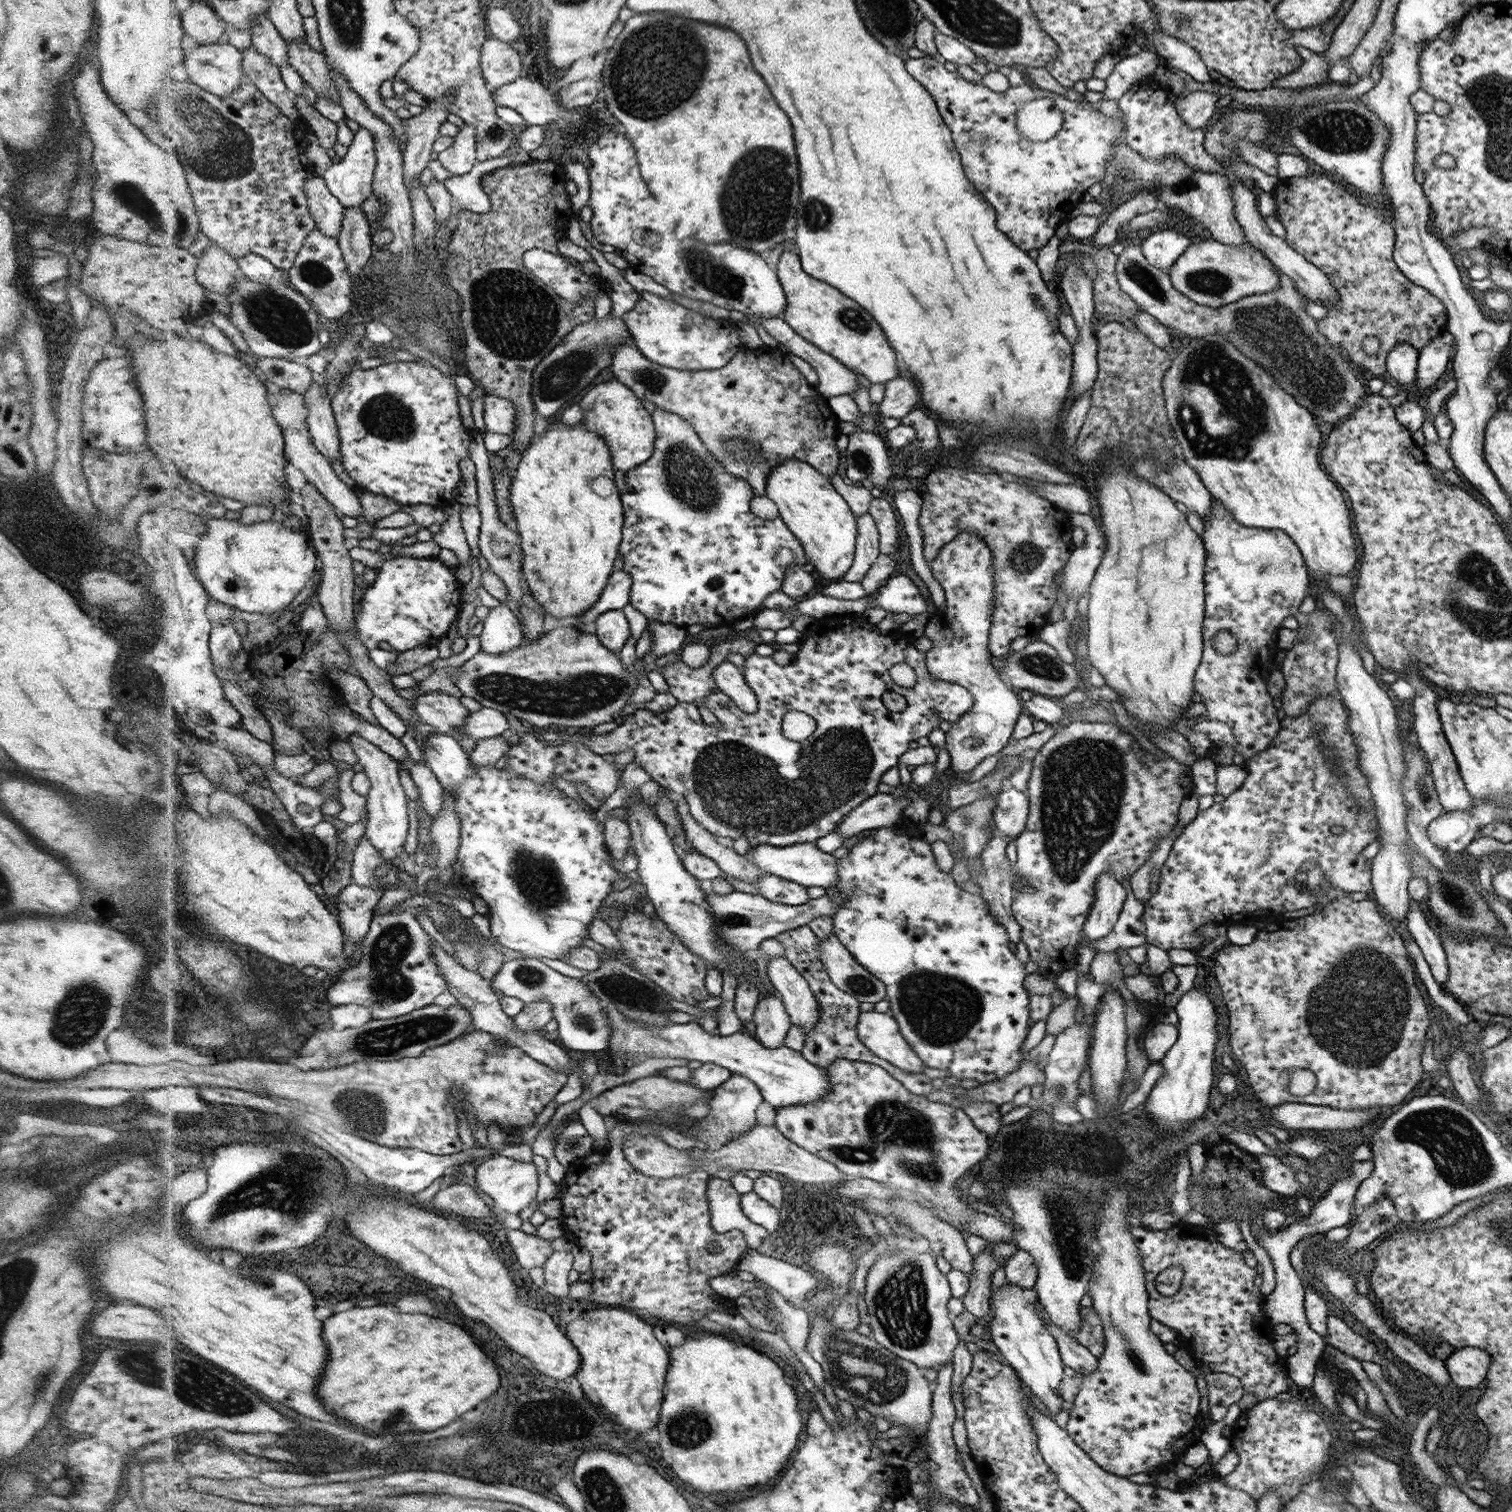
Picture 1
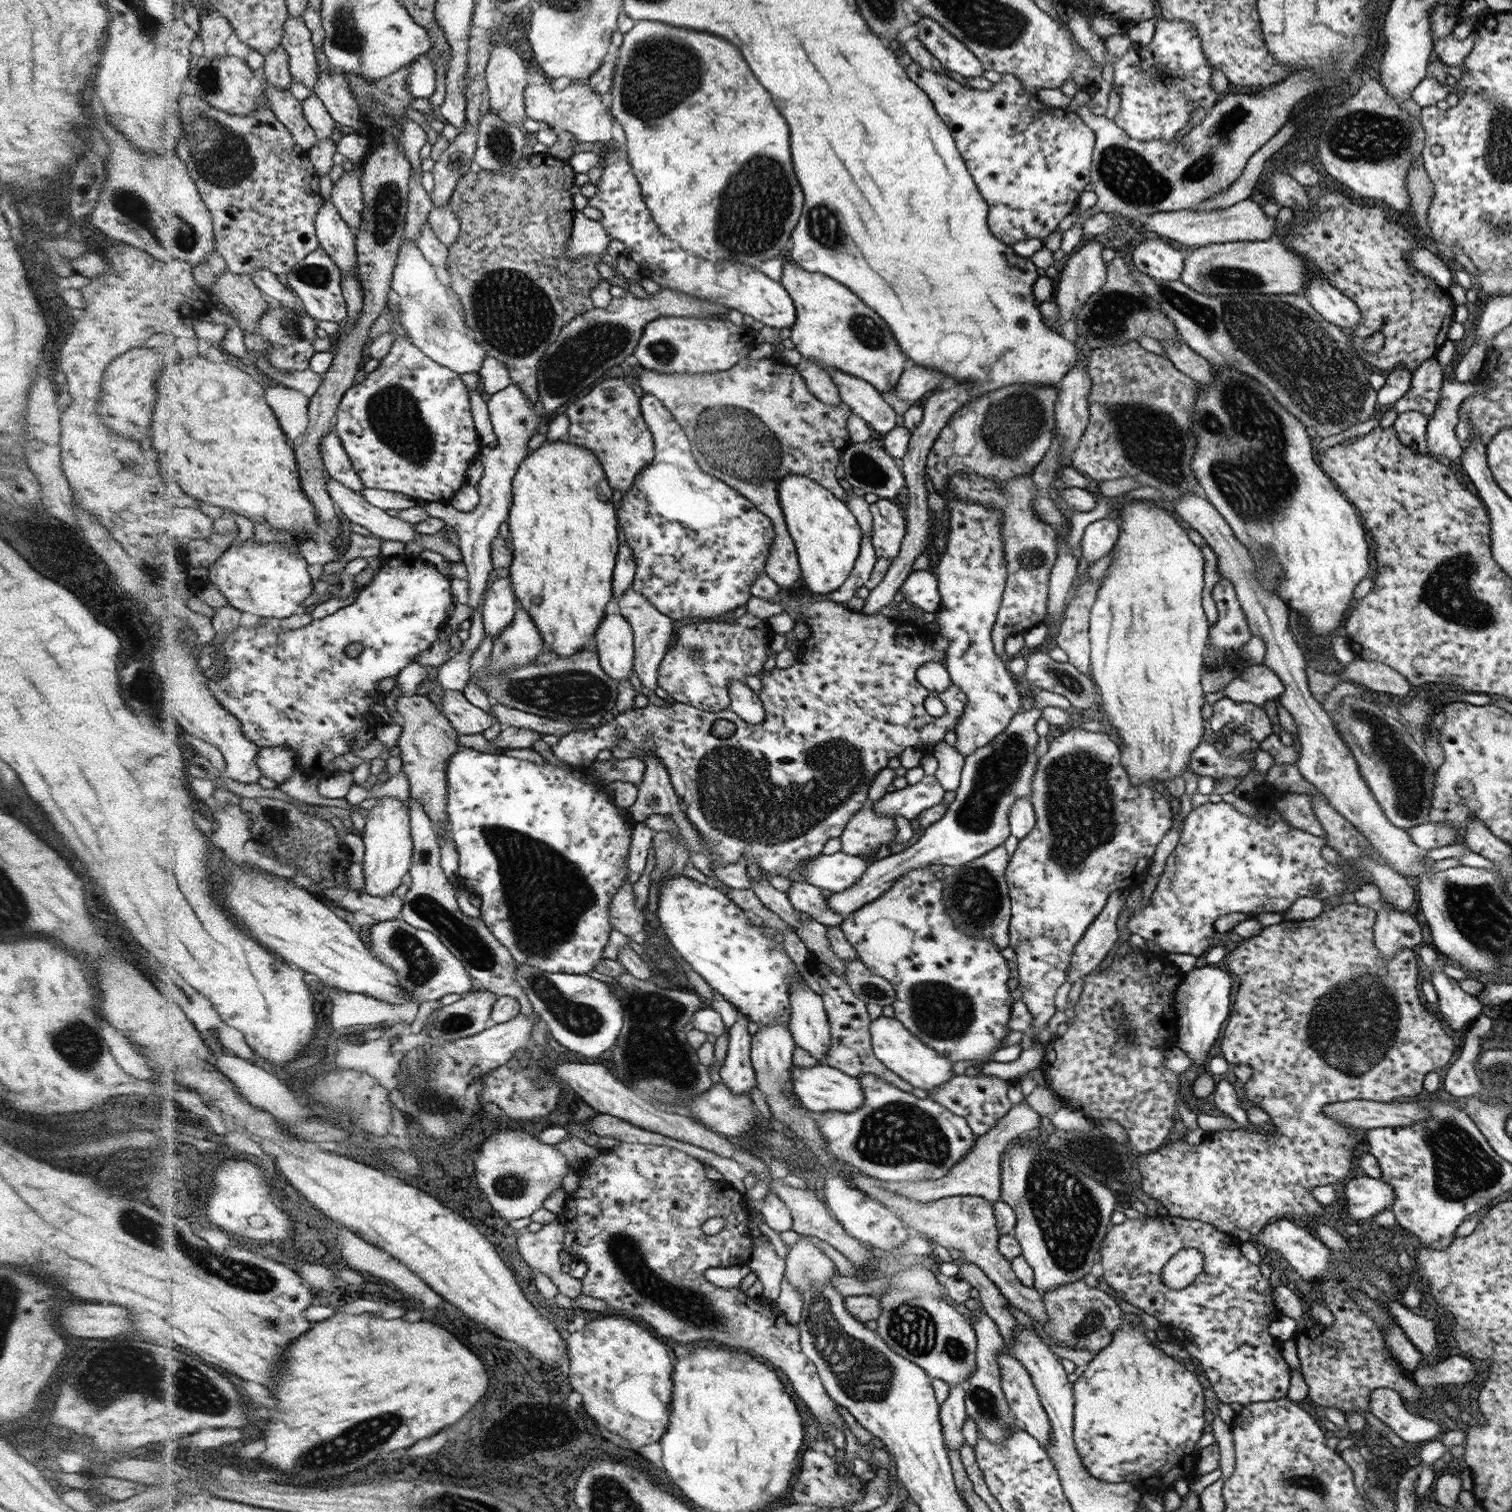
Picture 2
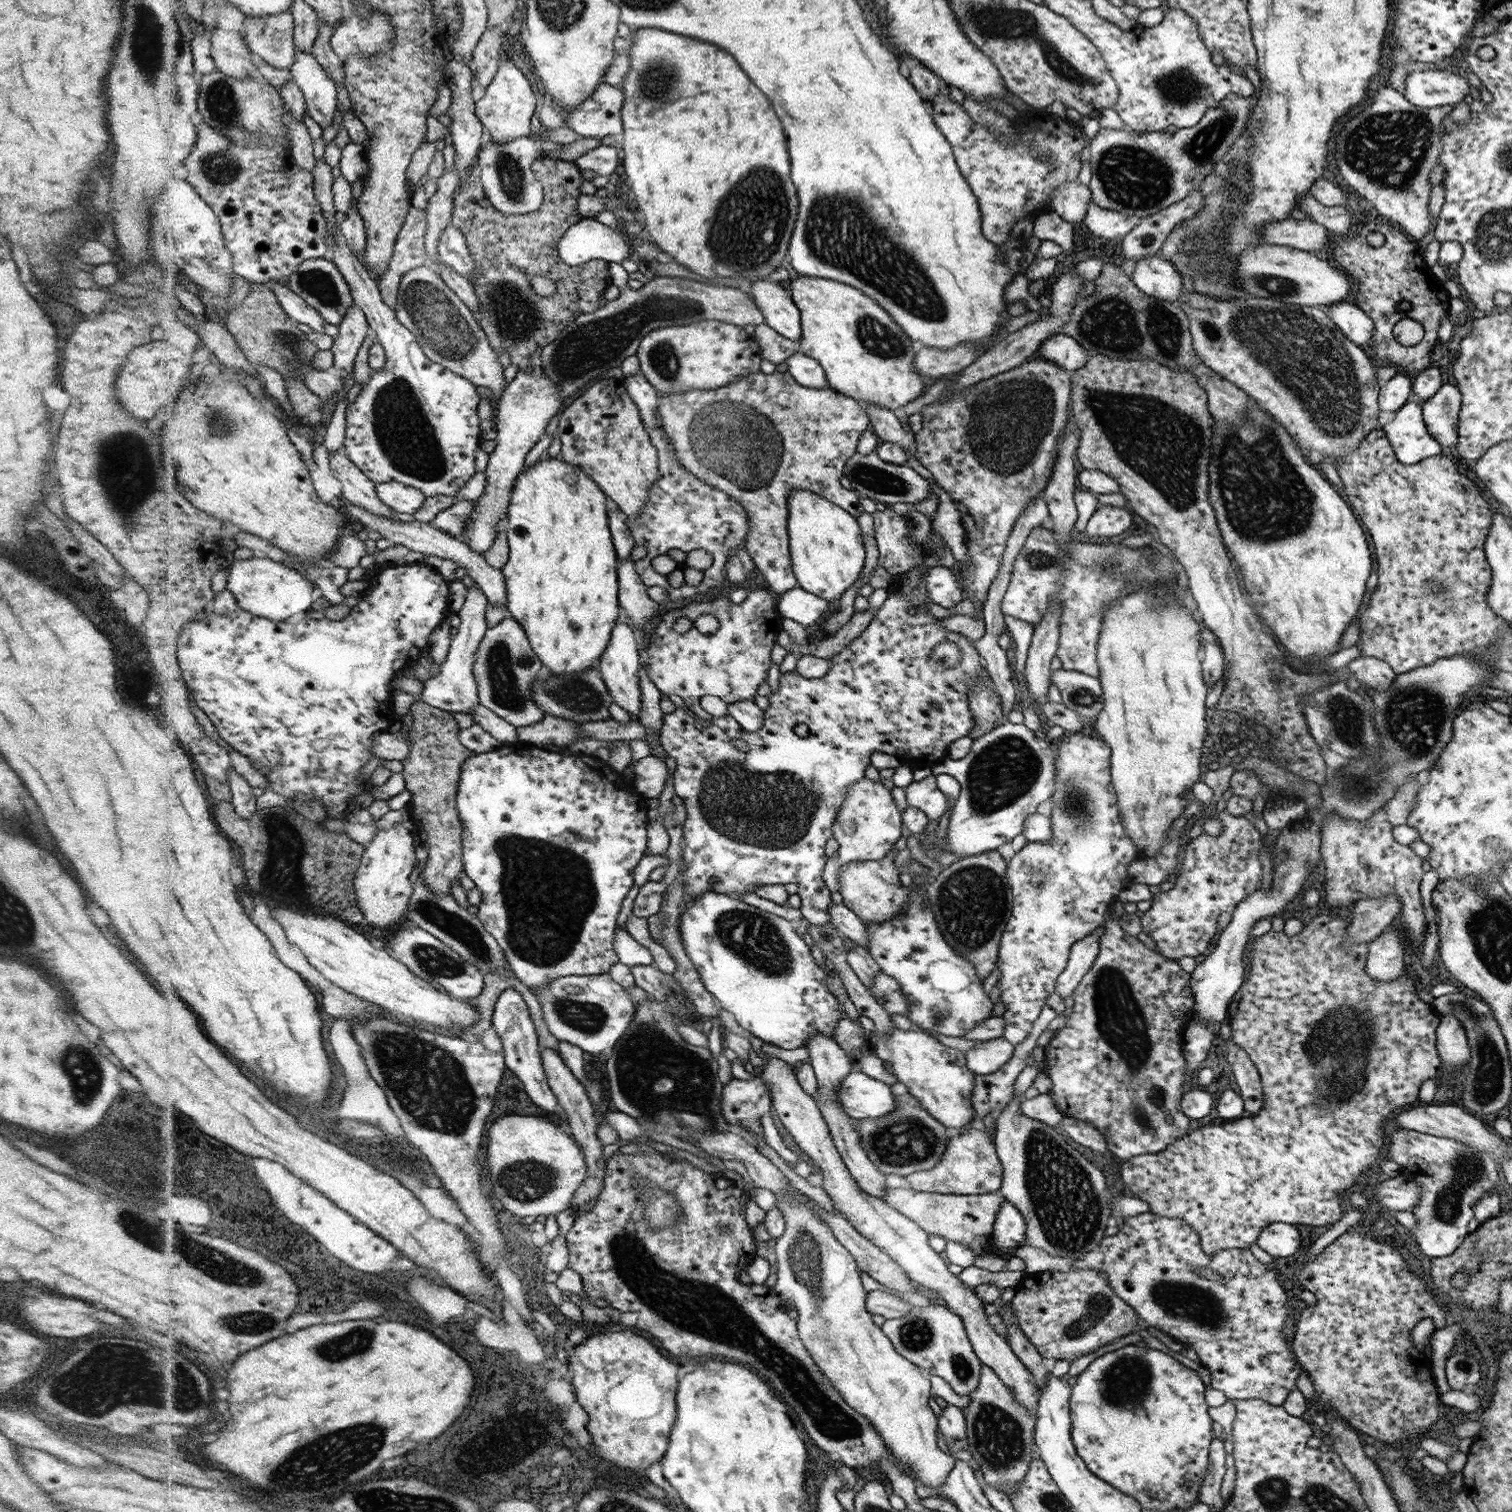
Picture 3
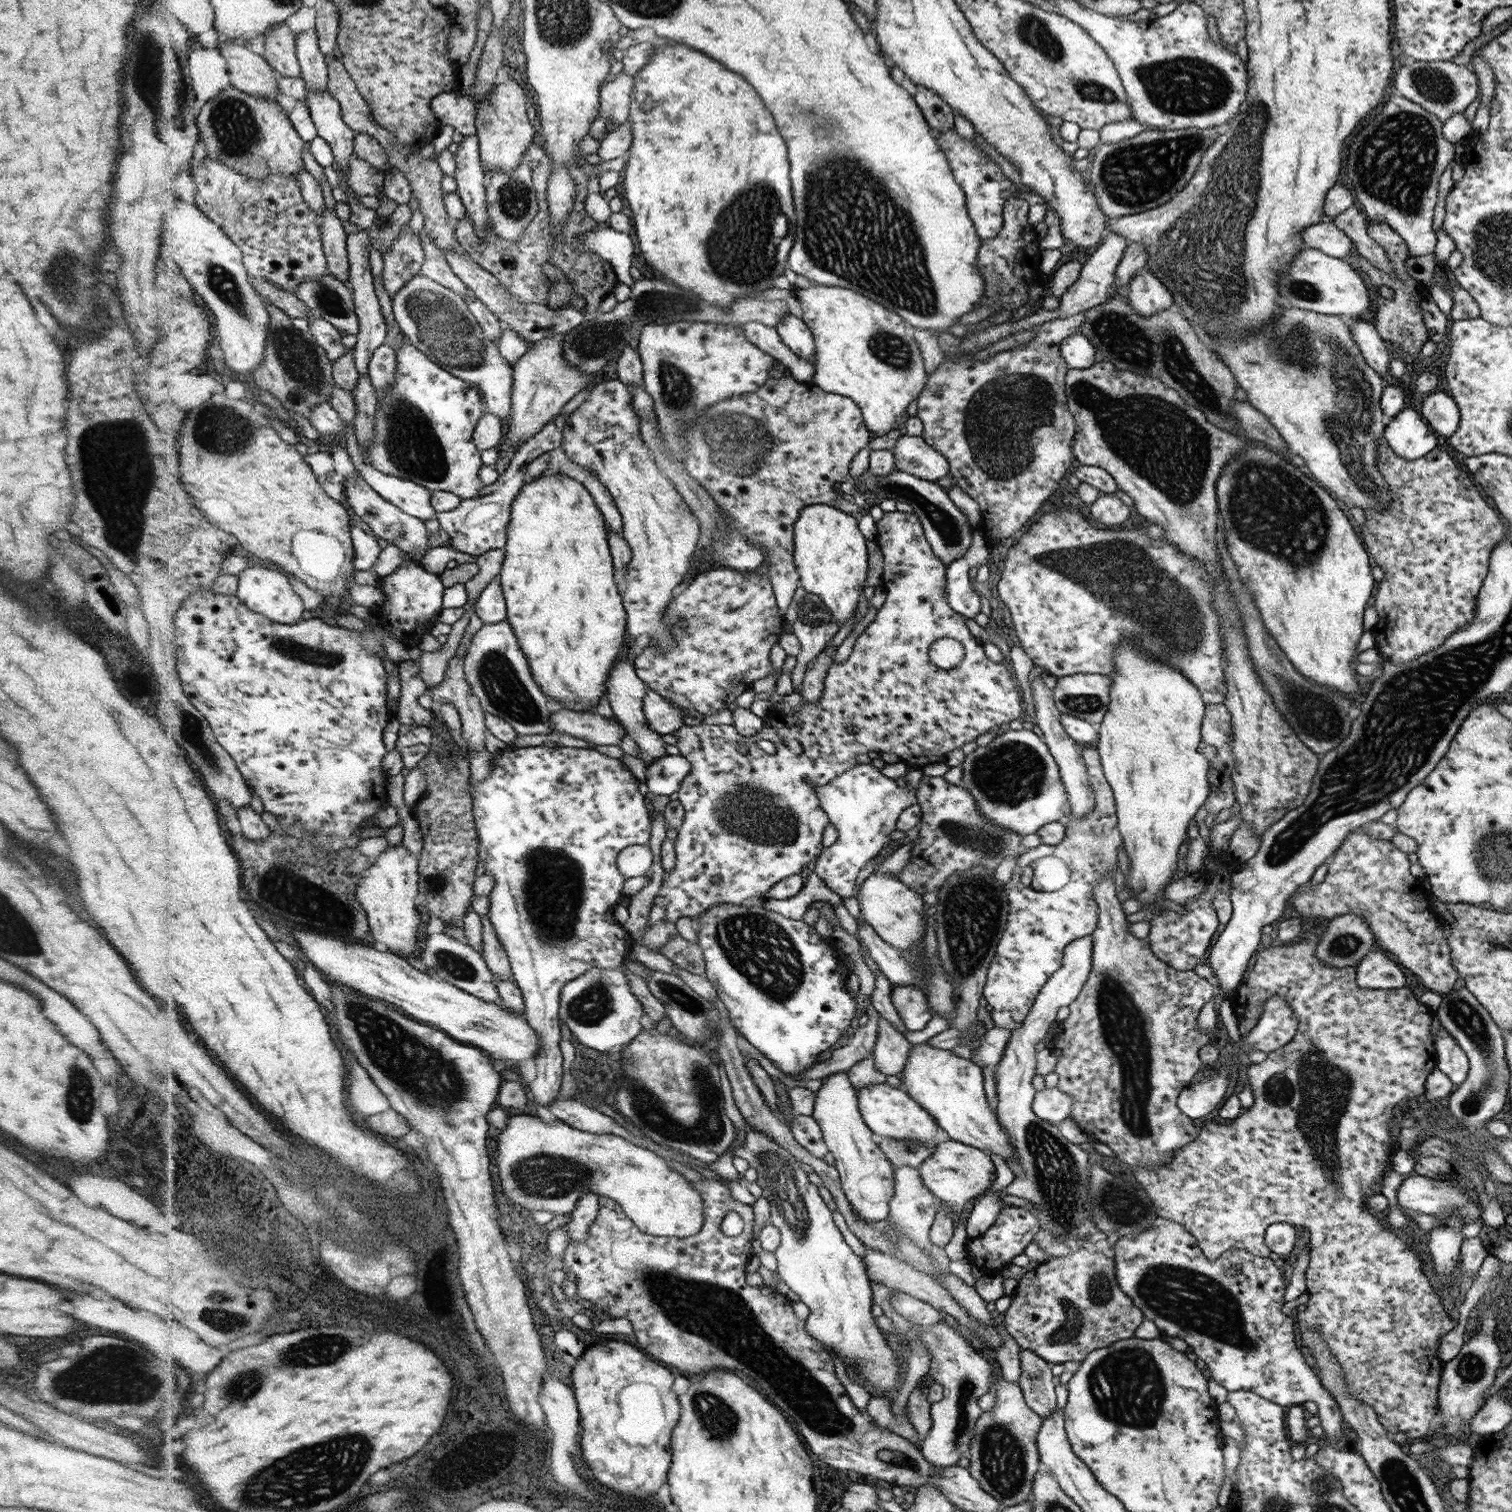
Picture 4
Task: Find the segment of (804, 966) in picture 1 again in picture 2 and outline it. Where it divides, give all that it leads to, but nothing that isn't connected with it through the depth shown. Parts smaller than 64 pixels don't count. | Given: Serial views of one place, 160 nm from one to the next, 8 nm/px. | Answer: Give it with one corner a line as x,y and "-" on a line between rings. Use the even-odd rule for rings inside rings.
810,952
809,966
819,976
818,982
822,987
823,1005
830,1025
830,1044
825,1056
824,1065
831,1066
853,1077
860,1073
870,1073
879,1076
886,1082
900,1087
900,1090
912,1092
913,1086
895,1072
892,1072
880,1059
874,1056
870,1040
870,1017
866,1012
866,1003
862,1002
847,985
847,982
839,977
833,970
-
962,1074
952,1077
946,1085
942,1085
939,1089
934,1089
928,1097
942,1103
954,1114
967,1119
978,1138
994,1128
998,1121
1004,1118
1008,1111
1013,1108
1013,1104
1010,1103
1008,1095
1006,1095
1008,1088
1008,1079
998,1078
993,1074
984,1077
970,1077

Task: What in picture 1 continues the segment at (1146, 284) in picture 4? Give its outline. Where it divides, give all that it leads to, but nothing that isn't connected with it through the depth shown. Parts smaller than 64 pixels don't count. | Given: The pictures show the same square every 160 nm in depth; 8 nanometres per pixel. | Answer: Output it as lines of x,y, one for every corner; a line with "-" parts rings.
1175,226
1152,233
1140,246
1152,266
1167,272
1190,248
1191,240
1180,226

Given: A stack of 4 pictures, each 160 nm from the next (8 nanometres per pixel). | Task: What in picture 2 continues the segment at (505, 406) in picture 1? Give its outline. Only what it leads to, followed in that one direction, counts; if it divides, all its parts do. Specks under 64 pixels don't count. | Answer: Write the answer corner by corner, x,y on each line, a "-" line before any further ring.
511,384
494,394
486,396
487,409
497,436
496,447
486,448
486,453
480,456
479,461
484,466
482,478
478,483
479,503
472,512
460,512
450,503
426,501
421,504
428,516
441,518
446,525
453,528
459,536
459,550
465,564
469,582
471,616
482,605
483,592
486,589
488,574
494,570
492,559
492,542
499,534
500,524
508,520
511,506
514,502
513,482
519,466
527,459
527,444
530,438
537,433
540,424
540,413
535,411
537,402
532,402
530,395
524,393
520,386

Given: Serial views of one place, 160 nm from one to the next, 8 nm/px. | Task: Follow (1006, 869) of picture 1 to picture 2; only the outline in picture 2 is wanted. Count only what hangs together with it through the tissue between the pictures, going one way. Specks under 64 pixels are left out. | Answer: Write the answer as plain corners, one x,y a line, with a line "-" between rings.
1000,845
983,857
976,858
975,861
955,867
955,875
944,877
943,898
957,926
964,934
971,935
972,938
982,938
982,940
988,938
1001,949
1008,947
1010,943
1011,898
1009,897
1010,887
1005,881
1005,870
1010,857
1003,845

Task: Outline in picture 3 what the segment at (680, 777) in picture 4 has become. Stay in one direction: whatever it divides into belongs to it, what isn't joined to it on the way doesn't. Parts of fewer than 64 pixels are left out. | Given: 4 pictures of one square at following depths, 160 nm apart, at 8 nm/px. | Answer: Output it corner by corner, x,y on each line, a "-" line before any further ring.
651,754
636,761
632,770
635,776
632,783
636,785
636,791
648,799
658,799
668,778
664,759

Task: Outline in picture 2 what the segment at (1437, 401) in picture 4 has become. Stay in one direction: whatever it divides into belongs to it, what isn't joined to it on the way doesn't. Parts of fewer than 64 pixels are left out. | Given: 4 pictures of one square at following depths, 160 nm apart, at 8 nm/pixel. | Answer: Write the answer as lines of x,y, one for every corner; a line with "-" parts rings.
1481,377
1468,383
1443,381
1441,398
1427,424
1427,449
1432,455
1440,455
1450,461
1461,457
1463,448
1455,431
1459,423
1459,408
1470,394
1483,390
1483,381

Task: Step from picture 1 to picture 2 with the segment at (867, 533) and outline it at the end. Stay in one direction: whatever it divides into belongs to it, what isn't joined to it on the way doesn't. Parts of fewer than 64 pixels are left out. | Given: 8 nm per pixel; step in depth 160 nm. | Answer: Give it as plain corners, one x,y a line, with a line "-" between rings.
864,535
861,544
861,553
851,570
851,576
844,581
844,584
834,593
828,594
827,598
837,603
849,601
855,596
859,588
865,586
866,581
870,578
874,570
878,556
875,553
874,545
870,535

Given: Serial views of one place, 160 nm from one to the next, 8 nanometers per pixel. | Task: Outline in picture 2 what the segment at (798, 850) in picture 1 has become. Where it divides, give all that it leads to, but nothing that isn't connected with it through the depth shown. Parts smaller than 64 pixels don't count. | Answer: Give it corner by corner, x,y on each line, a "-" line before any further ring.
842,851
836,854
822,853
803,866
807,867
803,870
803,881
832,893
842,893
862,878
868,866
869,863
862,857

